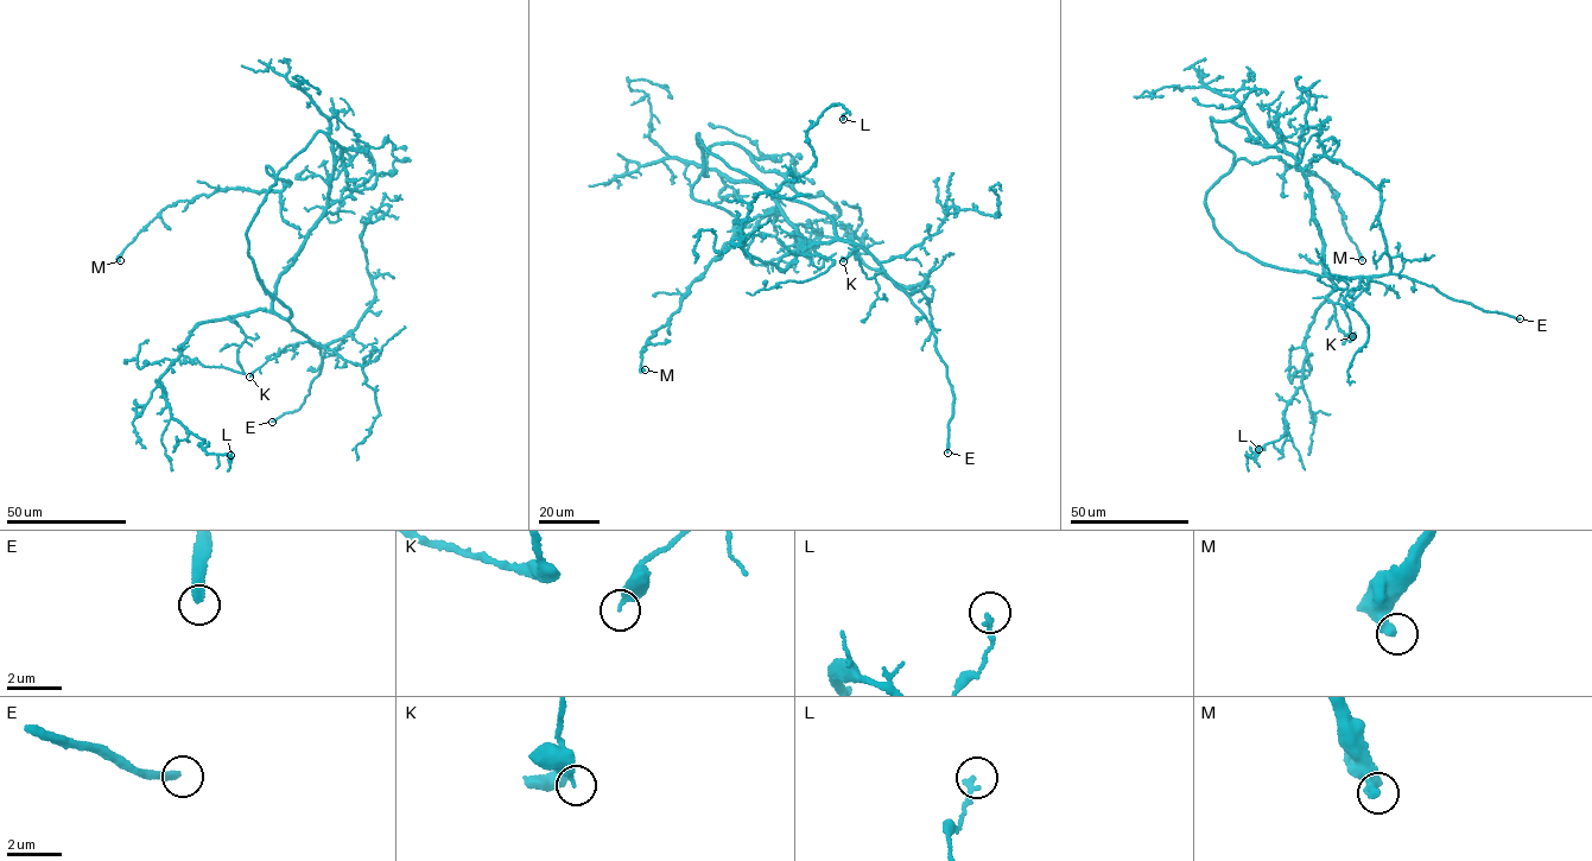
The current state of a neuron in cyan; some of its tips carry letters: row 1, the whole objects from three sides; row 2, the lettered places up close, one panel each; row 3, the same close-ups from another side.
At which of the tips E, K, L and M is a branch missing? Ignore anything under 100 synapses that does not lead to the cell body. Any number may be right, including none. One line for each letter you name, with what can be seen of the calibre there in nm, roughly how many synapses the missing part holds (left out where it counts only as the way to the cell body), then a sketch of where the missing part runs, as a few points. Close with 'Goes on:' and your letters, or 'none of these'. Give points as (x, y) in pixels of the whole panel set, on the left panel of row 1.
E: 280 nm thick; missing branch runs (272, 422), (242, 436), (238, 413), (215, 397)
Goes on: E

